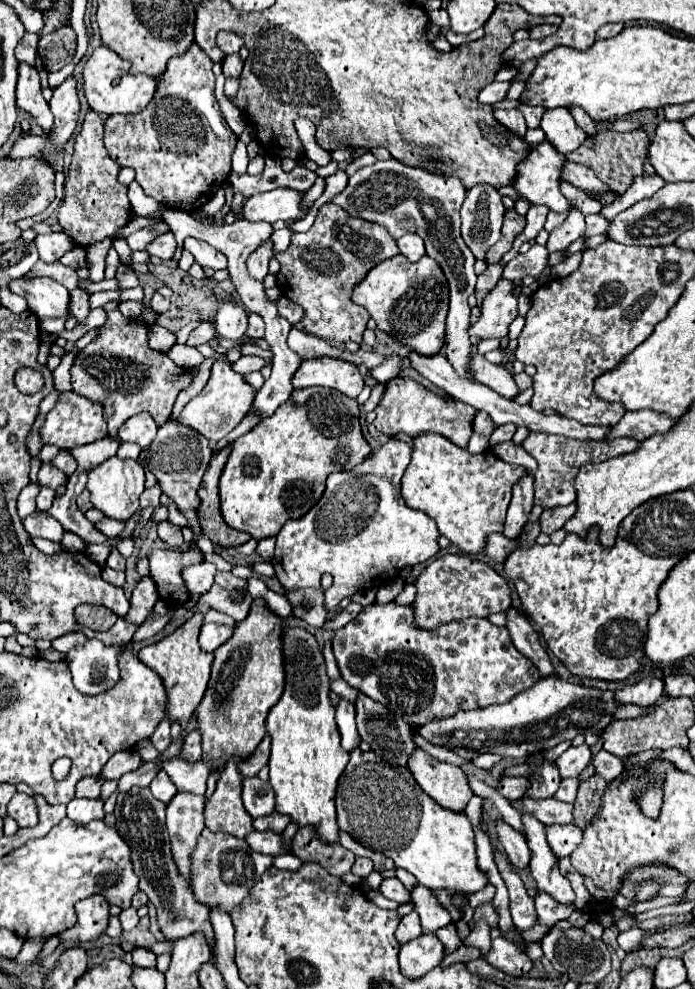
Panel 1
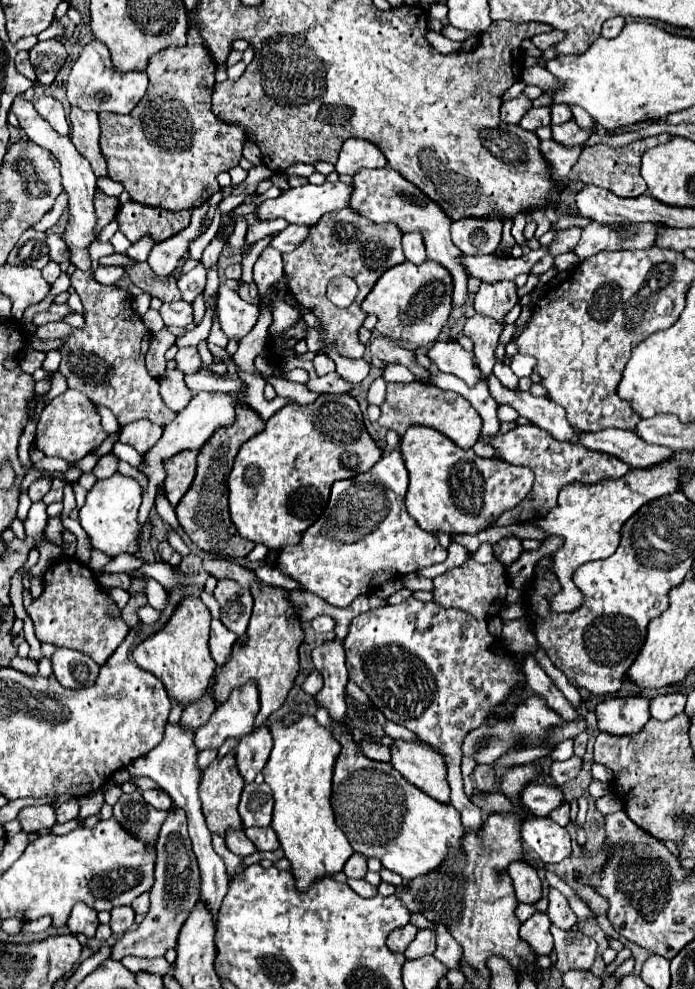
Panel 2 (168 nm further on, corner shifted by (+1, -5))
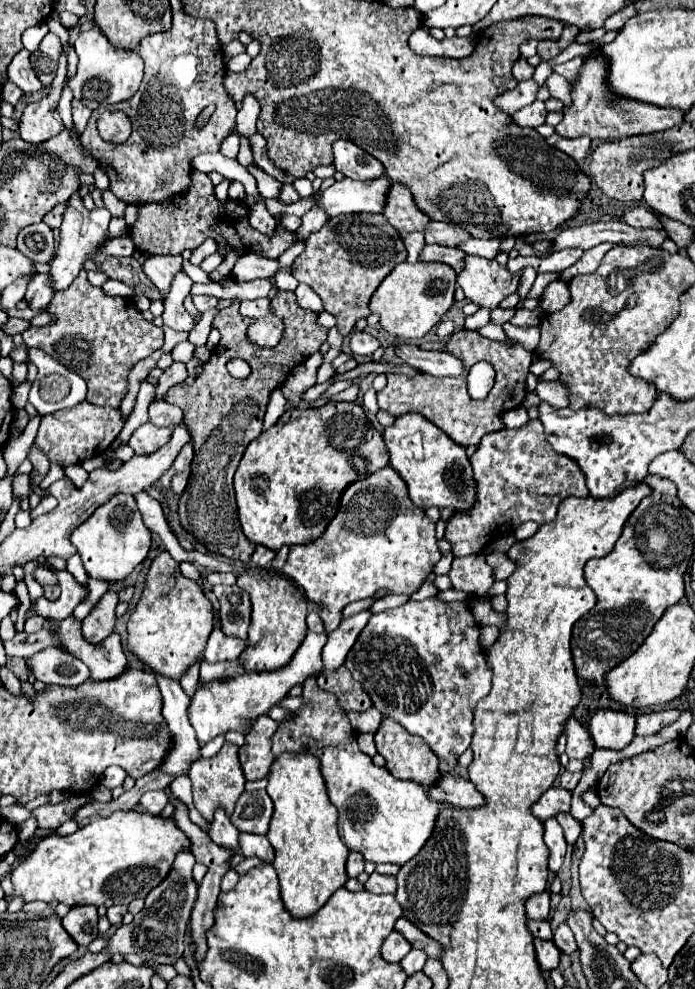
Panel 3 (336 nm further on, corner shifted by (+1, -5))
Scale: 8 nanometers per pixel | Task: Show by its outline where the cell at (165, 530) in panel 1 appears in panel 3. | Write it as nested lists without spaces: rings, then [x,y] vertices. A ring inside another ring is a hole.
[[[163,551],[149,567],[143,595],[129,617],[129,649],[149,669],[159,671],[171,679],[181,679],[189,665],[193,665],[205,649],[213,631],[213,605],[203,589],[179,573],[177,561]]]

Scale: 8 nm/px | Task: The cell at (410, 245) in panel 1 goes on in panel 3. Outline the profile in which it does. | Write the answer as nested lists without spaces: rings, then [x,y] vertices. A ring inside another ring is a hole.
[[[413,231],[413,233],[407,233],[407,235],[403,237],[403,241],[405,241],[407,253],[409,253],[407,261],[409,261],[409,263],[417,263],[417,257],[419,257],[421,249],[425,247],[425,239],[423,239],[423,233],[421,233],[421,231]]]

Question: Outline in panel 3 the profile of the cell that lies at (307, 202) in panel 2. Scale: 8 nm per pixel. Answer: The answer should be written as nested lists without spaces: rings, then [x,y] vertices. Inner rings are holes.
[[[385,175],[373,181],[343,179],[325,189],[317,205],[321,205],[329,217],[341,213],[383,213],[389,187],[391,181]]]

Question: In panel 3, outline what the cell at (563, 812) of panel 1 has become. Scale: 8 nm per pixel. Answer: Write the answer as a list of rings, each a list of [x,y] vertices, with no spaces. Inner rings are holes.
[[[453,771],[441,773],[441,777],[433,785],[429,785],[427,795],[437,803],[451,803],[455,807],[467,807],[467,809],[473,809],[485,803],[485,799],[479,795],[473,783]]]

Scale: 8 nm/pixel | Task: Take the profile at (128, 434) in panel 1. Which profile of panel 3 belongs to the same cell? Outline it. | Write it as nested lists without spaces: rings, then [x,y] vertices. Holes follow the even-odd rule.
[[[145,423],[131,435],[129,447],[133,447],[137,455],[149,455],[159,447],[163,447],[169,439],[171,439],[169,427],[157,427],[153,423]]]

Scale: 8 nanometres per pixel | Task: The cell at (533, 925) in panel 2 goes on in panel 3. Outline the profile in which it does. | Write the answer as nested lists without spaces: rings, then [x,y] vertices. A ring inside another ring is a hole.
[[[535,939],[535,957],[541,967],[541,971],[551,971],[559,965],[559,949],[553,941]]]

